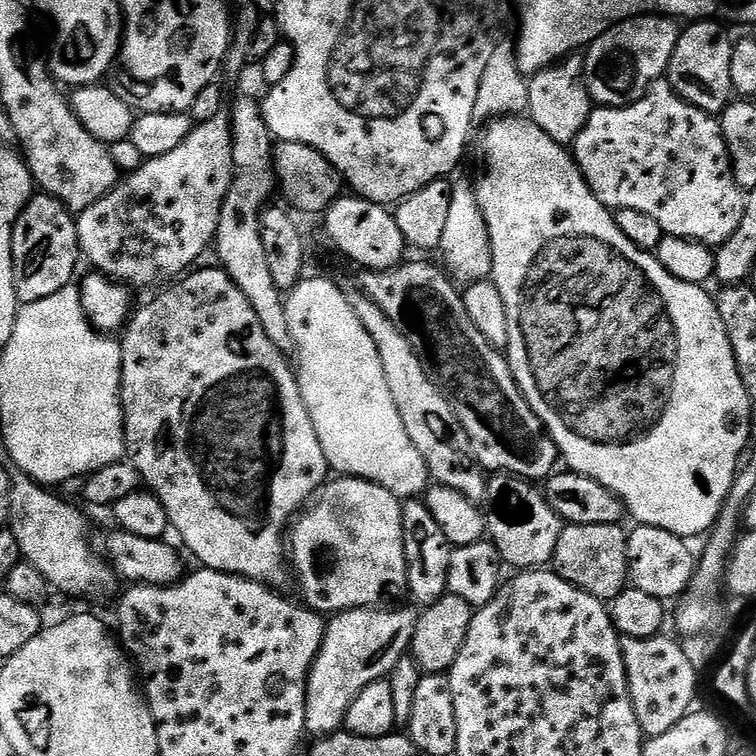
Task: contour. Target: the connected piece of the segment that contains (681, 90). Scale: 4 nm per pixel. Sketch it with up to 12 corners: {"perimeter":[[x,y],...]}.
{"perimeter":[[720,22],[681,31],[666,79],[686,103],[732,103],[733,37]]}

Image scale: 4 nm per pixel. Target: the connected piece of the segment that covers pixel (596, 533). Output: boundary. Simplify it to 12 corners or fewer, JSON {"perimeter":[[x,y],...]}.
{"perimeter":[[621,525],[560,529],[551,567],[610,602],[629,583]]}

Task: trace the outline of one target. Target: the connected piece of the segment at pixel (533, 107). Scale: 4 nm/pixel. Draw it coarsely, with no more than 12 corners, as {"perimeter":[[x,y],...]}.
{"perimeter":[[569,54],[528,80],[527,115],[571,146],[594,101],[584,56]]}

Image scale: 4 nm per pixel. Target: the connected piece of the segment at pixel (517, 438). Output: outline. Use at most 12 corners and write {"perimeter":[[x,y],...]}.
{"perimeter":[[427,259],[361,271],[476,461],[543,481],[556,443]]}

